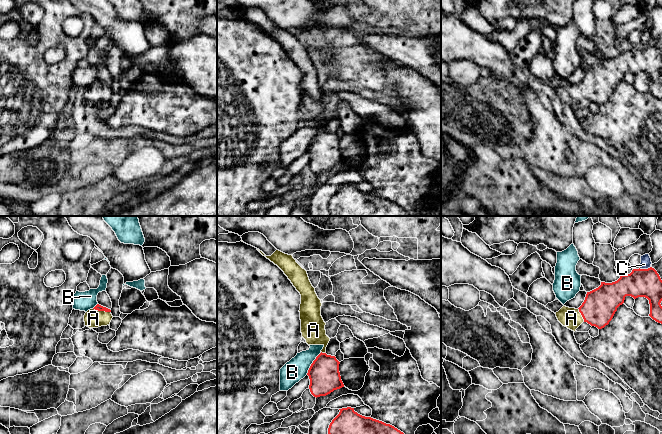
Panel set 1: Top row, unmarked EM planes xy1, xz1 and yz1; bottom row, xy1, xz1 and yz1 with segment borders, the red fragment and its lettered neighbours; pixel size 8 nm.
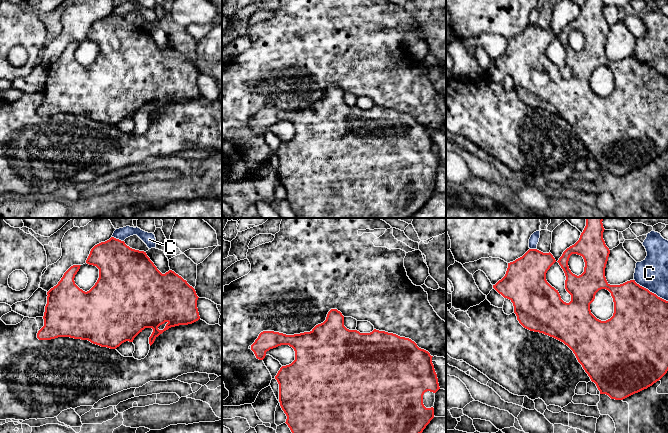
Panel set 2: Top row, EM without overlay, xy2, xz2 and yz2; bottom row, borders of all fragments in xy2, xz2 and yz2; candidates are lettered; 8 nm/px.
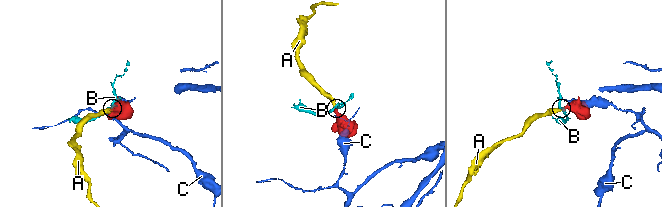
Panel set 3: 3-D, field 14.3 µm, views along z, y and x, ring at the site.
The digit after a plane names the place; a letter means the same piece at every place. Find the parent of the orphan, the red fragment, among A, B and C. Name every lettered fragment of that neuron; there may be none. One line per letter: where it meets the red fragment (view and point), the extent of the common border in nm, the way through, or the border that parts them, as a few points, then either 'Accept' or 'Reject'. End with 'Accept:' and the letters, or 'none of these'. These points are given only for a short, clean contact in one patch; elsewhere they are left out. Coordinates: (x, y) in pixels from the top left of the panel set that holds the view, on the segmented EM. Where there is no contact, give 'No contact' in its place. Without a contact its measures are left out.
A: Touches red at xy1 (102, 310). Shared border 150 nm. Path across: xy1 (98, 307), (102, 310), (93, 318). Accept
B: Touches red at xz1 (312, 363). Shared border 220 nm. Boundary: xz1 (321, 352), (313, 361), (306, 374). Reject
C: Touches red at yz2 (649, 291). Shared border 320 nm. Reject
Accept: A

